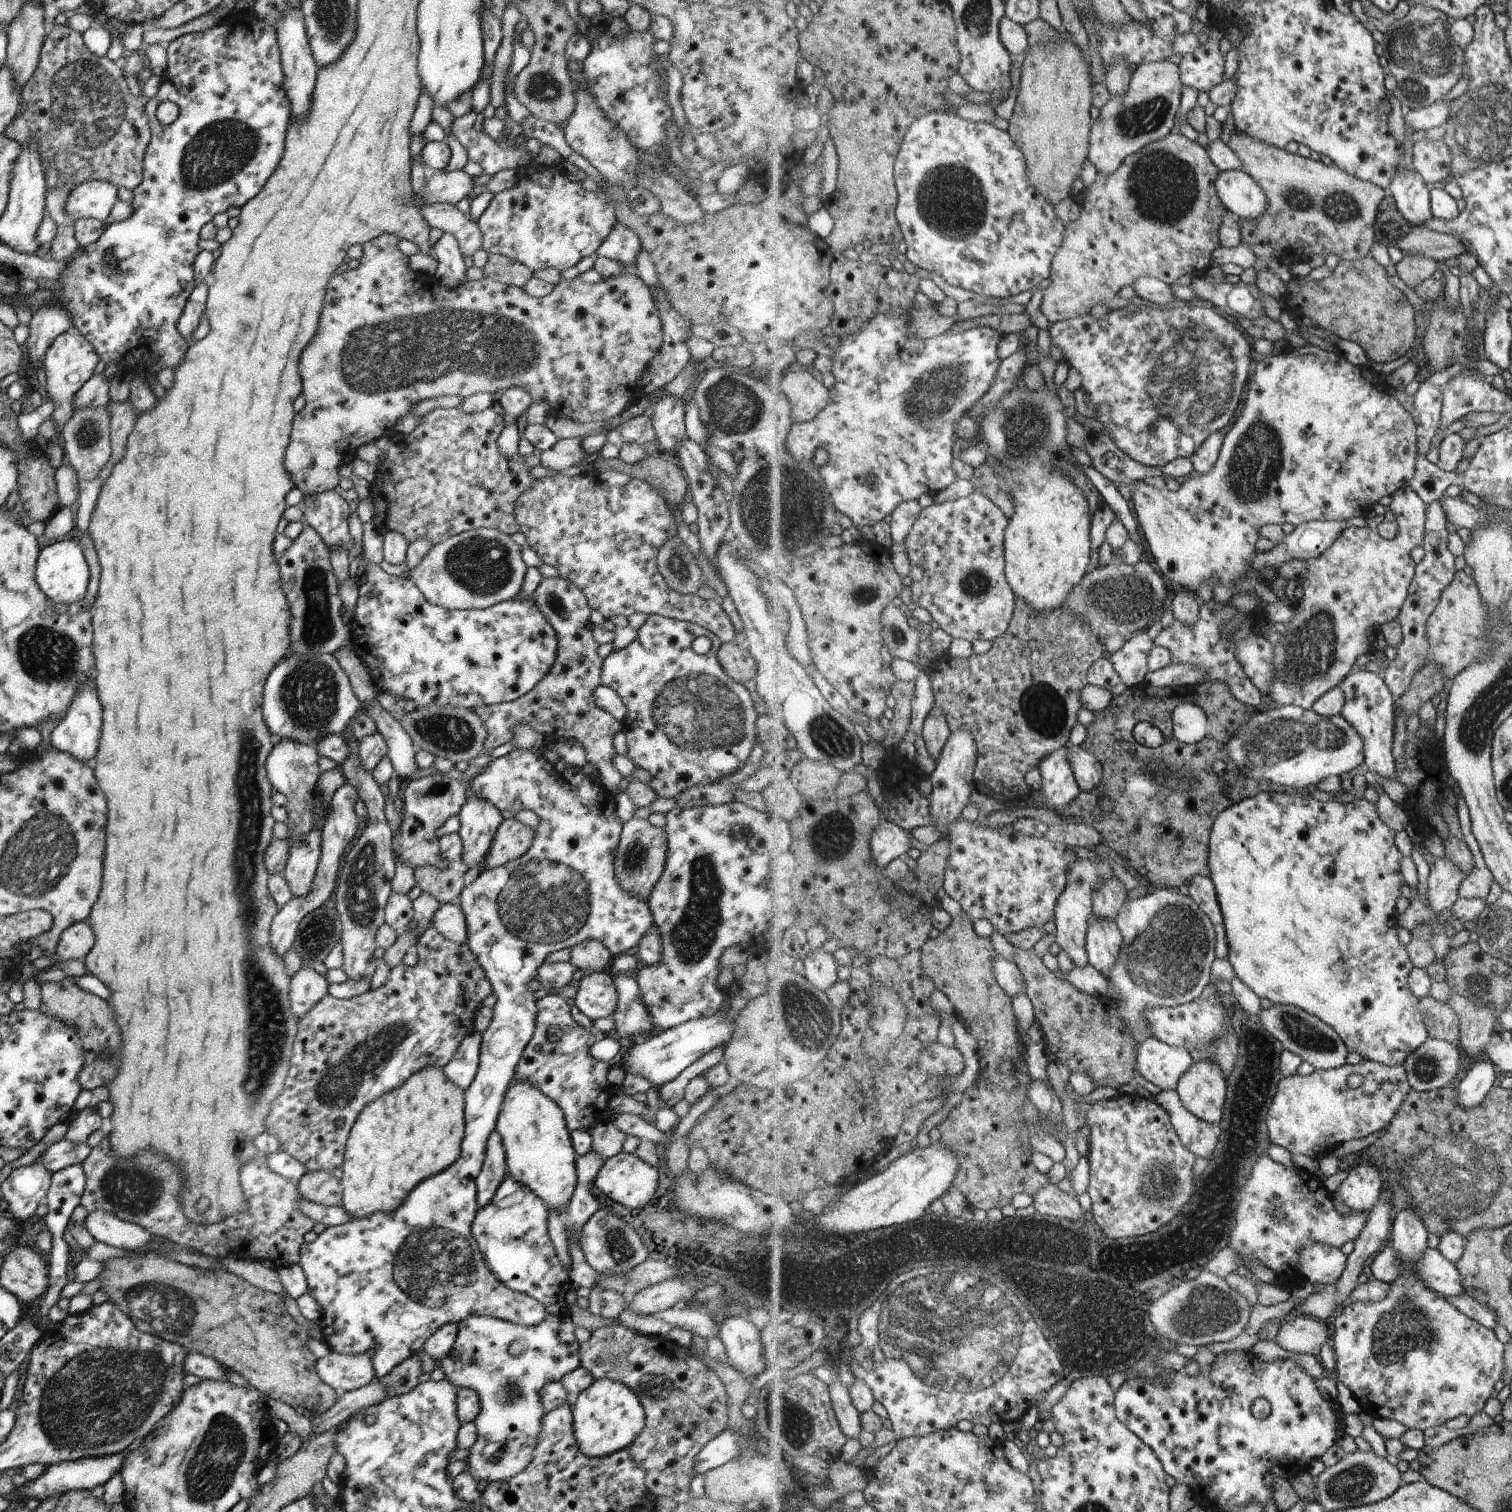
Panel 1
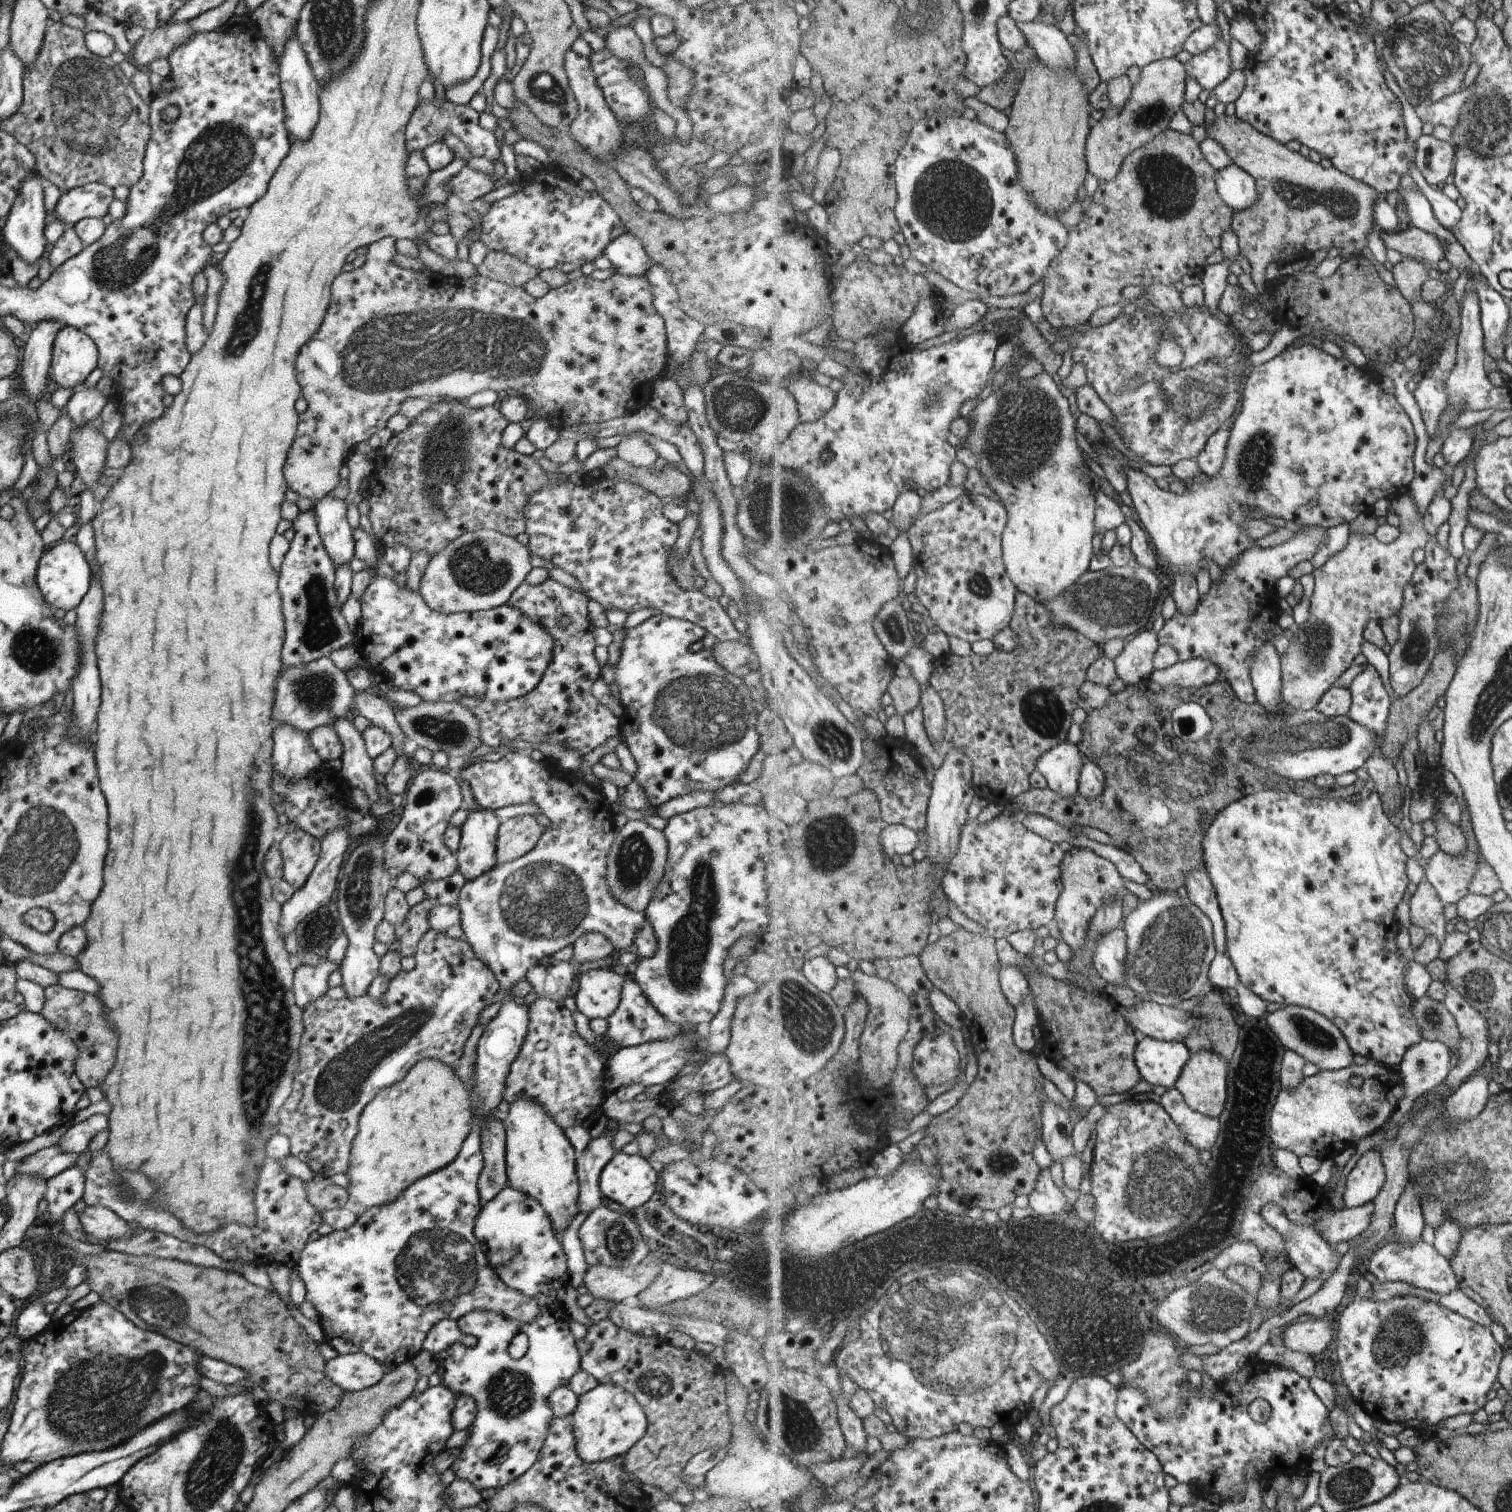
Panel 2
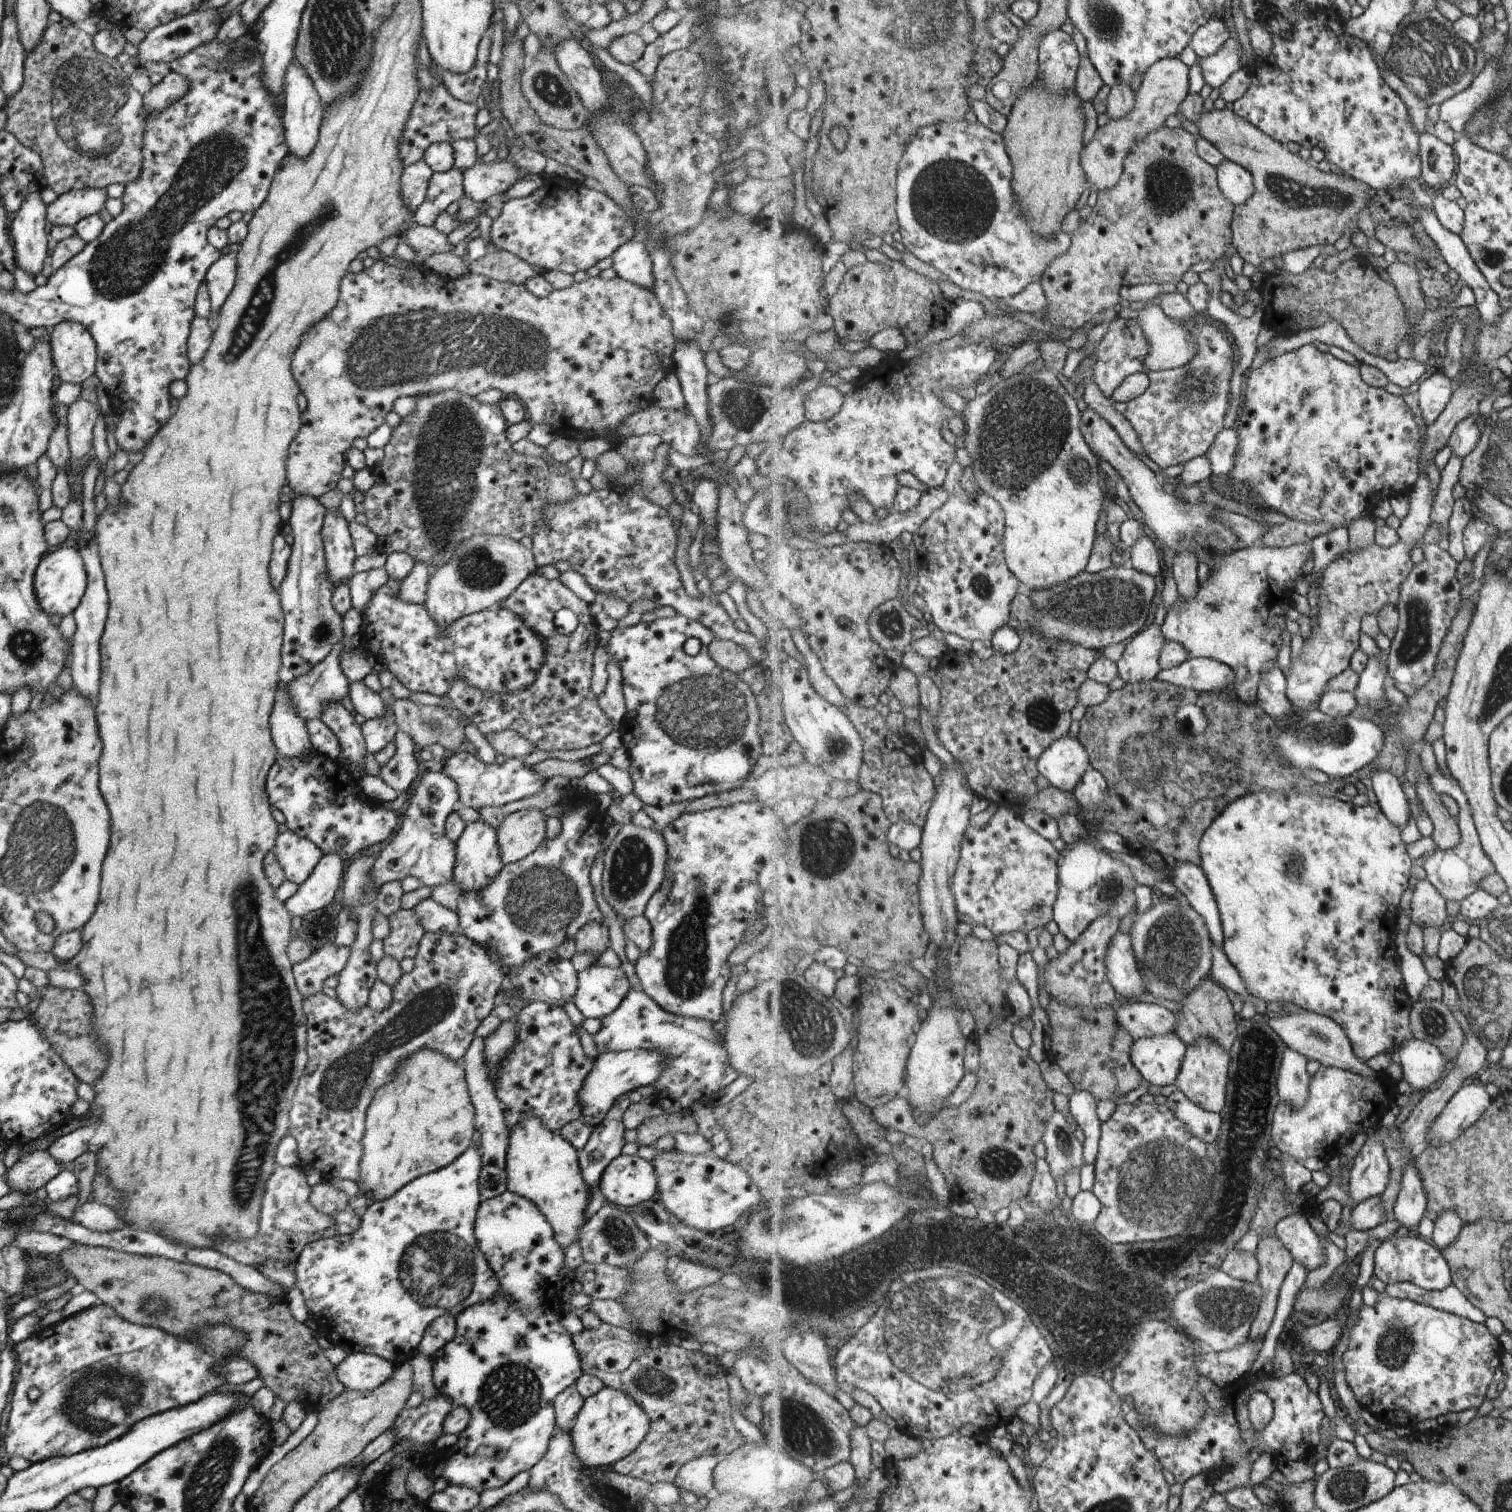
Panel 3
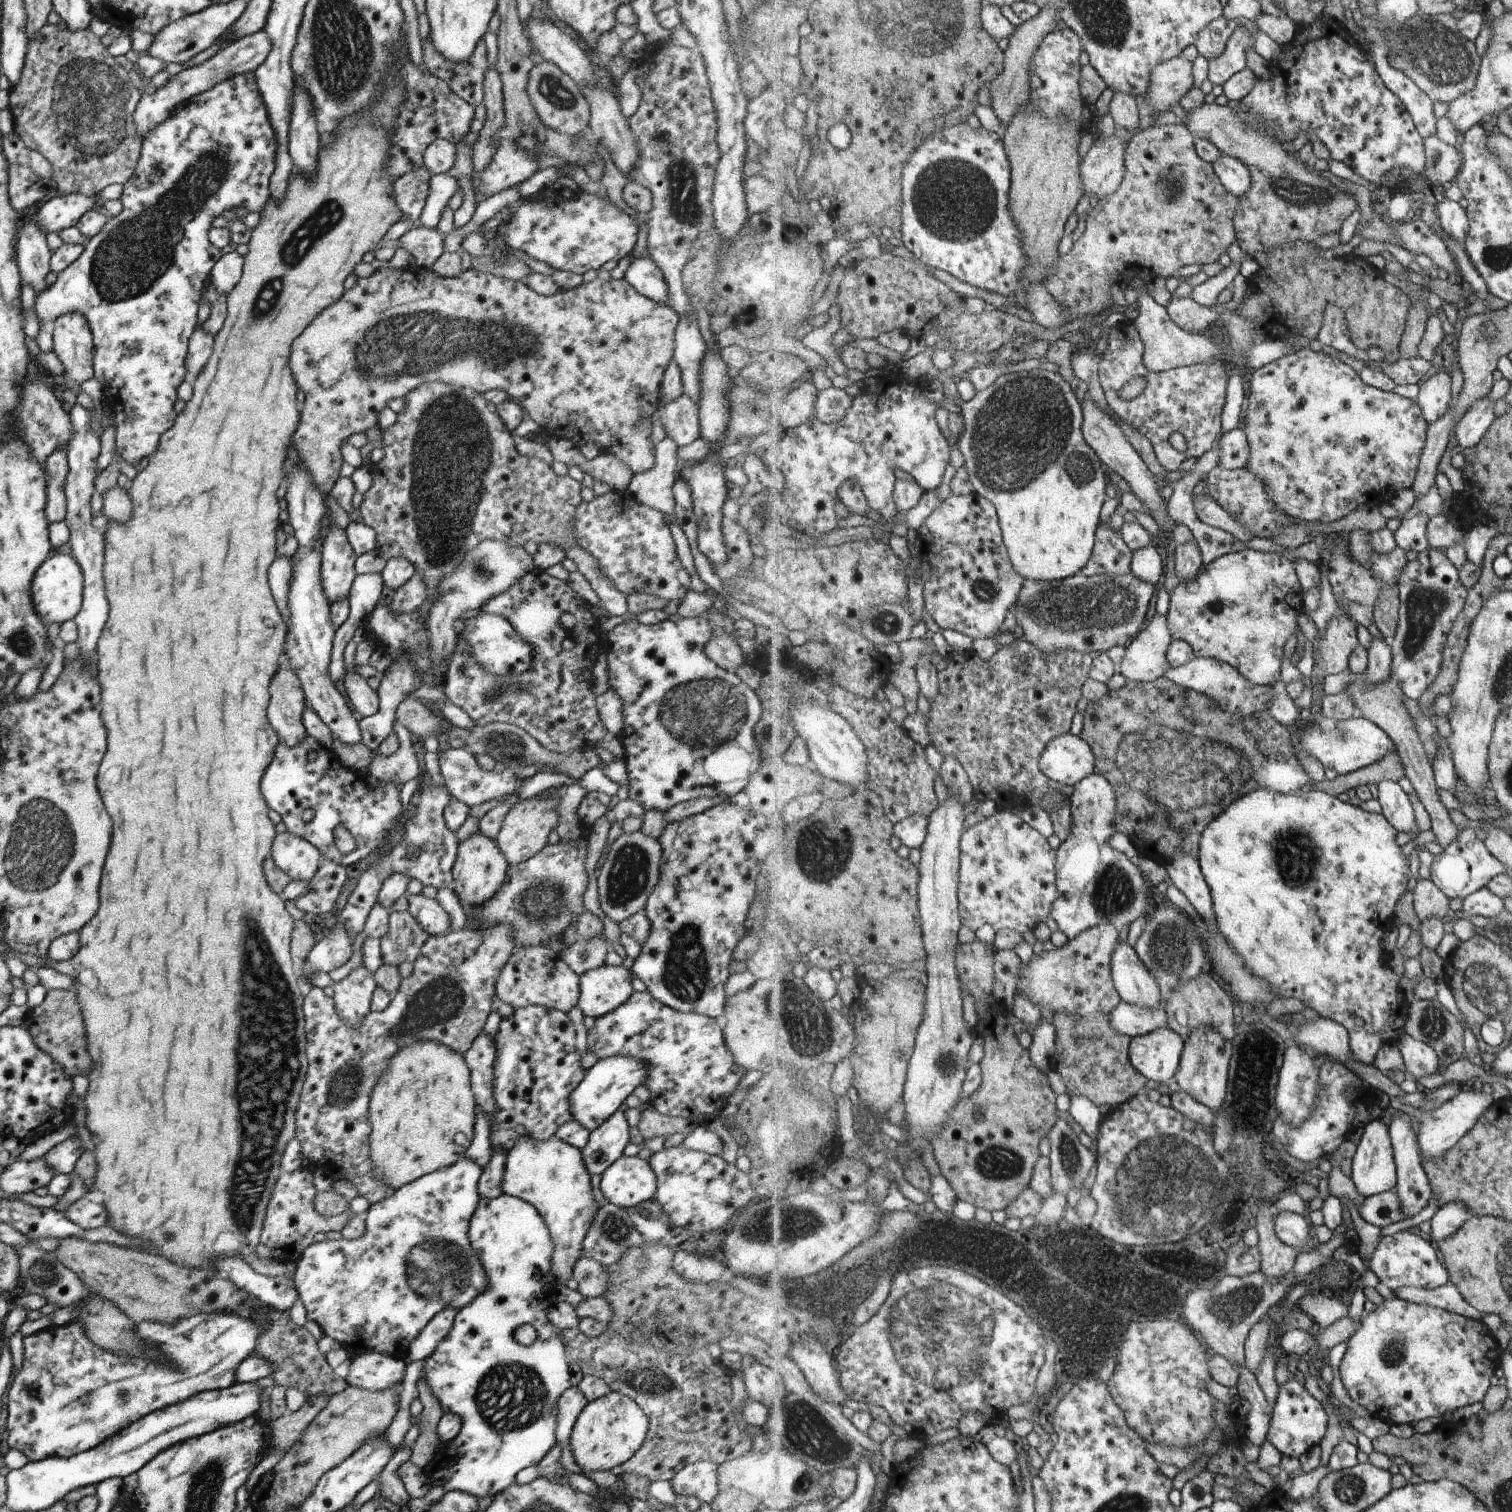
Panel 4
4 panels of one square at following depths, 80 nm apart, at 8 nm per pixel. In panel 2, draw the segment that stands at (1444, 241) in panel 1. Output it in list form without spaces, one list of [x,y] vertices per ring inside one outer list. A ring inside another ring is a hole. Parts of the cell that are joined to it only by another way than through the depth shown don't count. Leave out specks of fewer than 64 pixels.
[[[1415,225],[1397,232],[1380,232],[1380,237],[1387,249],[1397,250],[1401,255],[1427,262],[1433,267],[1439,260],[1446,258],[1440,240]]]

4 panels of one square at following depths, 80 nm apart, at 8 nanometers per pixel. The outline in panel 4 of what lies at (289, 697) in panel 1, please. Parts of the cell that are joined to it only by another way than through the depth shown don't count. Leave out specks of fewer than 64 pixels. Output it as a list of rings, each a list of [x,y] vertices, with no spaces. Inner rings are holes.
[[[369,573],[357,575],[352,582],[348,592],[348,615],[343,621],[343,624],[334,630],[332,640],[332,649],[330,650],[330,663],[328,664],[328,675],[335,683],[337,679],[342,680],[344,675],[344,656],[343,651],[346,644],[351,640],[353,632],[358,626],[362,626],[362,622],[371,614],[371,611],[376,607],[382,589],[382,578],[380,573]]]

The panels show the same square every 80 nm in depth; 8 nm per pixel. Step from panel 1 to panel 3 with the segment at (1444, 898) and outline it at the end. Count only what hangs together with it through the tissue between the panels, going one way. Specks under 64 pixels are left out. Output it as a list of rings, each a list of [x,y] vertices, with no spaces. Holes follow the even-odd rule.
[[[1437,770],[1433,774],[1433,785],[1436,791],[1451,795],[1460,806],[1460,814],[1457,821],[1460,826],[1461,839],[1456,847],[1442,851],[1435,850],[1432,855],[1429,855],[1423,862],[1422,866],[1426,871],[1427,878],[1439,889],[1441,894],[1449,900],[1462,901],[1470,894],[1480,889],[1481,881],[1489,875],[1497,872],[1496,864],[1489,858],[1489,855],[1483,848],[1479,831],[1474,821],[1473,810],[1467,795],[1463,792],[1459,781],[1452,775],[1447,776],[1443,771]]]

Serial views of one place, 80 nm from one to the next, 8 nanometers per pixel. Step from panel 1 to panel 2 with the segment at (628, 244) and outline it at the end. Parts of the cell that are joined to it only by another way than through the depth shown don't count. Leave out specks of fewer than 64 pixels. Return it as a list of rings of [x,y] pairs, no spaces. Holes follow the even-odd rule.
[[[629,232],[615,237],[604,249],[603,256],[611,263],[618,275],[628,277],[644,276],[651,262],[645,254],[643,241]]]

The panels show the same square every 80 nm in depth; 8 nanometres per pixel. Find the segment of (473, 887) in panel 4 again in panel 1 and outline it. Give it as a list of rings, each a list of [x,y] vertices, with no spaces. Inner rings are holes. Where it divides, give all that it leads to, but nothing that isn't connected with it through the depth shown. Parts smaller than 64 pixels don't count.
[[[475,796],[464,802],[457,816],[460,827],[456,833],[462,842],[460,867],[471,877],[484,868],[483,862],[502,818],[500,810]]]

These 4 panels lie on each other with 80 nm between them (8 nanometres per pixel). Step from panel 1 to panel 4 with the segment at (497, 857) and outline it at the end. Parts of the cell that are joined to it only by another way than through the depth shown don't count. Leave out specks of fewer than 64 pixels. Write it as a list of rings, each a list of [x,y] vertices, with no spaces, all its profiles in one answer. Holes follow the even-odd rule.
[[[549,787],[533,797],[516,802],[504,815],[500,829],[493,840],[509,866],[529,860],[547,844],[547,835],[558,824],[554,806],[561,800],[563,788]]]

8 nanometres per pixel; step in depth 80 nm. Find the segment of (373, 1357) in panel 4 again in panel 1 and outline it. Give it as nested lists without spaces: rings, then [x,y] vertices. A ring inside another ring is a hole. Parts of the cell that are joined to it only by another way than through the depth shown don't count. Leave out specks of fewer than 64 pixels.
[[[335,1351],[315,1361],[318,1377],[334,1391],[346,1393],[375,1380],[371,1354],[342,1355]]]

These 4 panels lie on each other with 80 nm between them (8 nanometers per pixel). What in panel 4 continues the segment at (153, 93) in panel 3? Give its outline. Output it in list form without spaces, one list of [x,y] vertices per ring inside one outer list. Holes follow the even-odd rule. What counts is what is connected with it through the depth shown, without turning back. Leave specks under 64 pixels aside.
[[[261,29],[236,41],[231,41],[226,47],[217,51],[214,56],[201,64],[188,67],[179,71],[176,75],[170,76],[168,83],[164,87],[157,88],[148,84],[140,93],[139,100],[132,114],[132,123],[136,132],[144,139],[152,128],[155,128],[169,116],[175,105],[235,75],[242,75],[246,72],[253,73],[268,57],[267,54],[269,54],[270,48],[270,38]]]

